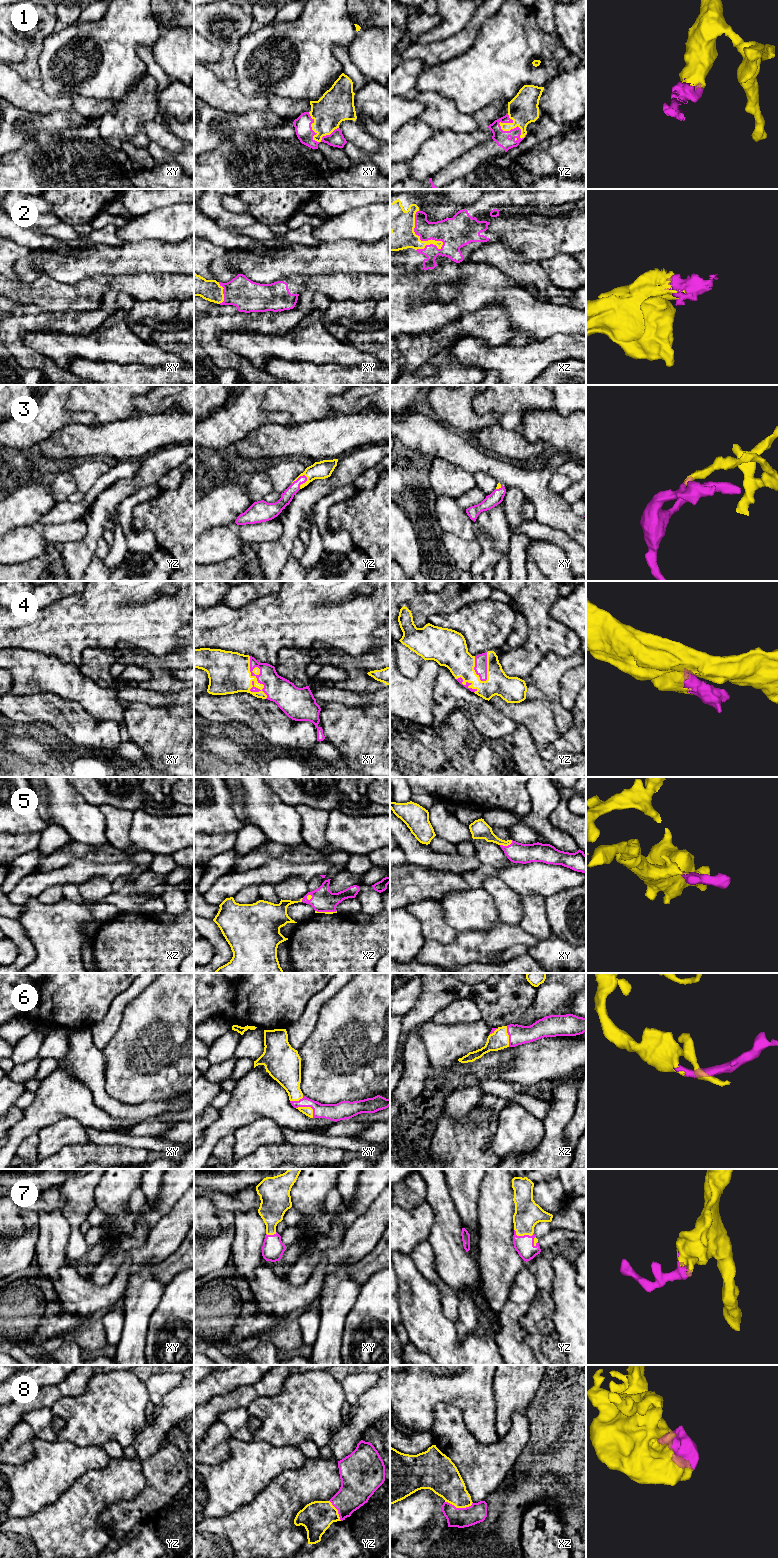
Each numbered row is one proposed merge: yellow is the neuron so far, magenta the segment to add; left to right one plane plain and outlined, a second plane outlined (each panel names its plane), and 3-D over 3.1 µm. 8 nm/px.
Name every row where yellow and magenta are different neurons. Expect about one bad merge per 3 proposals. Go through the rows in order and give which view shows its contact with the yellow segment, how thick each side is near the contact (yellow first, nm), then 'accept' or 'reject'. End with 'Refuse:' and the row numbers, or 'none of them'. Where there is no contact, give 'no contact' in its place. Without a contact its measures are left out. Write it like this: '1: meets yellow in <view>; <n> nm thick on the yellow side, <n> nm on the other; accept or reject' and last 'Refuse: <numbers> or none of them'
1: meets yellow in yz; 240 nm thick on the yellow side, 120 nm on the other; accept
2: meets yellow in xz; 200 nm thick on the yellow side, 200 nm on the other; accept
3: meets yellow in yz; 140 nm thick on the yellow side, 90 nm on the other; accept
4: meets yellow in xy; 340 nm thick on the yellow side, 200 nm on the other; accept
5: meets yellow in xy; 150 nm thick on the yellow side, 160 nm on the other; accept
6: meets yellow in xy; 80 nm thick on the yellow side, 140 nm on the other; accept
7: meets yellow in yz; 220 nm thick on the yellow side, 160 nm on the other; accept
8: meets yellow in xz; 260 nm thick on the yellow side, 160 nm on the other; accept
Refuse: none of them

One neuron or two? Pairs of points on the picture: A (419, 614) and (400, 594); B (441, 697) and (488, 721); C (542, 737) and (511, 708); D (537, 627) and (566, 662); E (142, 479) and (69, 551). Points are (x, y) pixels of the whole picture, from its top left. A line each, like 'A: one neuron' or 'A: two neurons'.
A: one neuron
B: one neuron
C: one neuron
D: two neurons
E: one neuron

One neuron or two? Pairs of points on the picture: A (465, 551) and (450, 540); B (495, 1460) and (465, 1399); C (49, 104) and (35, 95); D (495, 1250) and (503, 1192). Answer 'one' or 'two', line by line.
A: one
B: two
C: one
D: one

